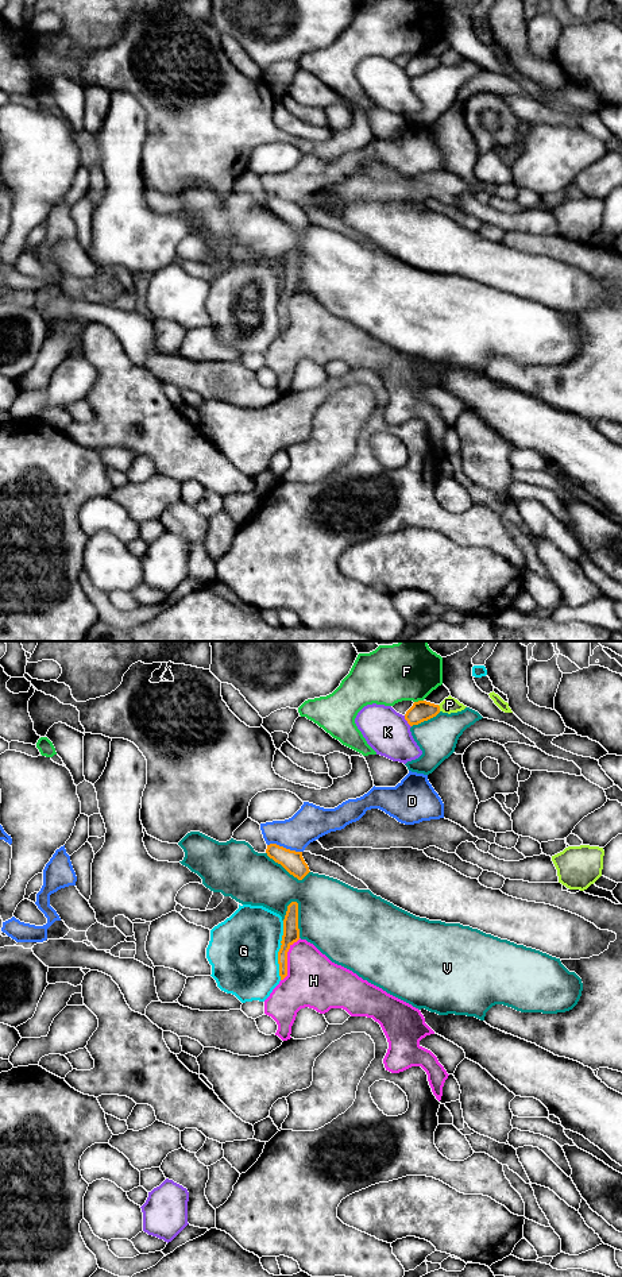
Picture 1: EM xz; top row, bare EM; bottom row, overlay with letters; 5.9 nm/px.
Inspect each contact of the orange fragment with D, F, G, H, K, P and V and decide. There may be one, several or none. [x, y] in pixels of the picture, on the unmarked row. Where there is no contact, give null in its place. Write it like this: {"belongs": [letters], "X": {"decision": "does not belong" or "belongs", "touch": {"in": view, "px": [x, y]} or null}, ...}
{"belongs": [], "D": {"decision": "does not belong", "touch": {"in": "xz", "px": [285, 200]}}, "F": {"decision": "does not belong", "touch": {"in": "xz", "px": [418, 53]}}, "G": {"decision": "does not belong", "touch": {"in": "xz", "px": [279, 303]}}, "H": {"decision": "does not belong", "touch": {"in": "xz", "px": [286, 311]}}, "K": {"decision": "does not belong", "touch": {"in": "xz", "px": [406, 72]}}, "P": {"decision": "does not belong", "touch": {"in": "xz", "px": [439, 60]}}, "V": {"decision": "does not belong", "touch": {"in": "xz", "px": [297, 270]}}}

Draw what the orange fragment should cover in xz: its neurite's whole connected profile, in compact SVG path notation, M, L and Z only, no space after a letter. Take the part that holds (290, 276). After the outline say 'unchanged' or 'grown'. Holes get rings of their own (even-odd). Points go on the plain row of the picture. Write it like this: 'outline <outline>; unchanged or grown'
outline M291 254L283 271L283 288L278 304L279 328L283 332L287 328L287 304L290 298L300 292L298 281L298 255Z; unchanged

